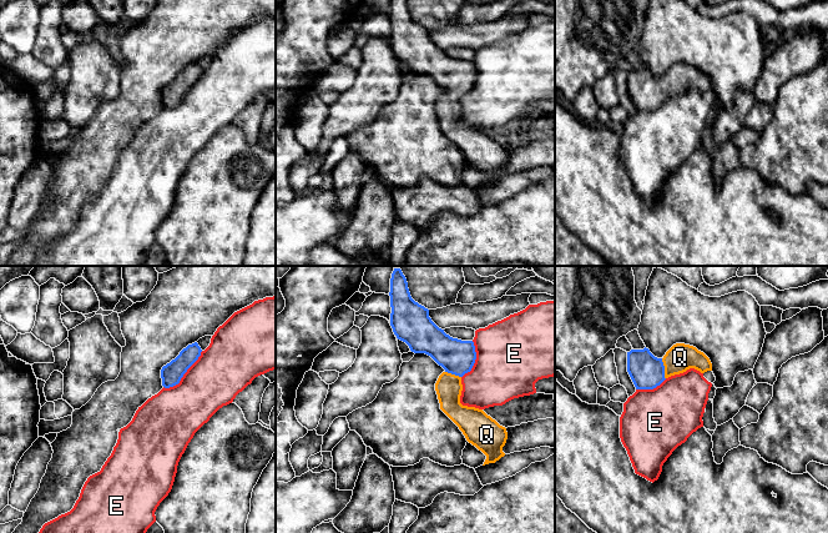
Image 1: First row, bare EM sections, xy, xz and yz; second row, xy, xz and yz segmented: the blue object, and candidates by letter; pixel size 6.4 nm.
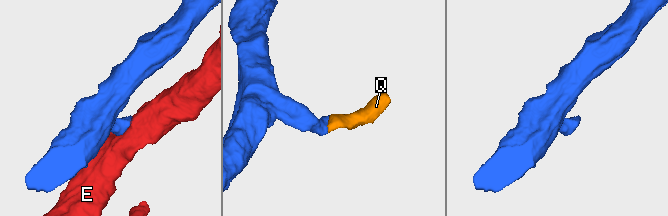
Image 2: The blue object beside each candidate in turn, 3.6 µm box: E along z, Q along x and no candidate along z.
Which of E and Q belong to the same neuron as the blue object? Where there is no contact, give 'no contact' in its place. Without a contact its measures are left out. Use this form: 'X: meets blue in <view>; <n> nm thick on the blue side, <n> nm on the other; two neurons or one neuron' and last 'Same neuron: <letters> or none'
E: meets blue in xy; 140 nm thick on the blue side, 360 nm on the other; two neurons
Q: meets blue in yz; 220 nm thick on the blue side, 180 nm on the other; one neuron
Same neuron: Q

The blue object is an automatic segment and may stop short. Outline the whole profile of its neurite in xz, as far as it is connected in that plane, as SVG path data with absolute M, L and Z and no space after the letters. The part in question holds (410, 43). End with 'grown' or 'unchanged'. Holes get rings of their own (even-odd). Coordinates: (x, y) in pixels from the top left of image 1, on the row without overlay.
M390 0L389 16L392 27L390 46L397 59L405 62L412 72L430 76L445 90L435 104L440 130L459 147L466 161L486 176L483 186L495 183L505 176L503 167L508 160L506 149L483 130L460 124L461 97L471 91L476 80L474 62L453 59L439 49L429 37L429 30L412 19L407 0Z | grown

